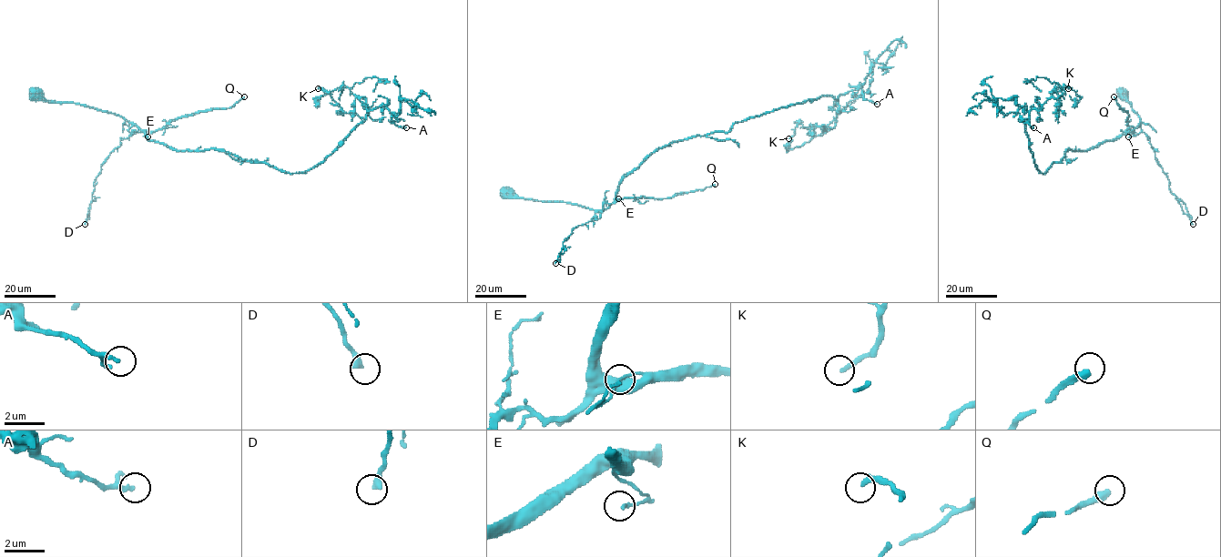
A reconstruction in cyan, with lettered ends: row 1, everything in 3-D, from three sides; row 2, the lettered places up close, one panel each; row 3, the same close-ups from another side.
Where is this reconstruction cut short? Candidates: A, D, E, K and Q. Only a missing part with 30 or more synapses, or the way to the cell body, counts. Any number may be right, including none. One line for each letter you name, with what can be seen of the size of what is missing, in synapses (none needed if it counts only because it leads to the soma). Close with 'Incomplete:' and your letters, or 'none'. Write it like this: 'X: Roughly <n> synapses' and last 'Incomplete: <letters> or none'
D: Roughly 35 synapses
Incomplete: D

